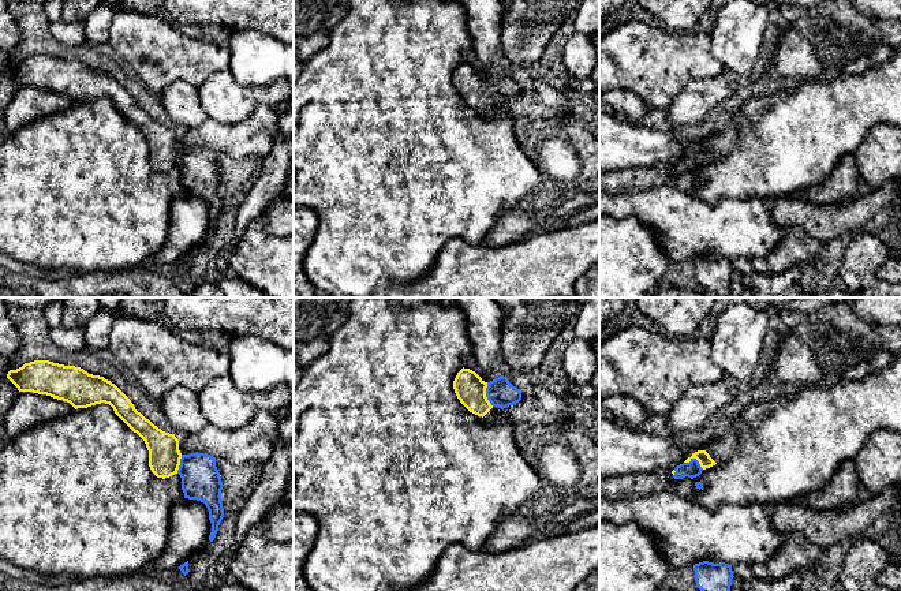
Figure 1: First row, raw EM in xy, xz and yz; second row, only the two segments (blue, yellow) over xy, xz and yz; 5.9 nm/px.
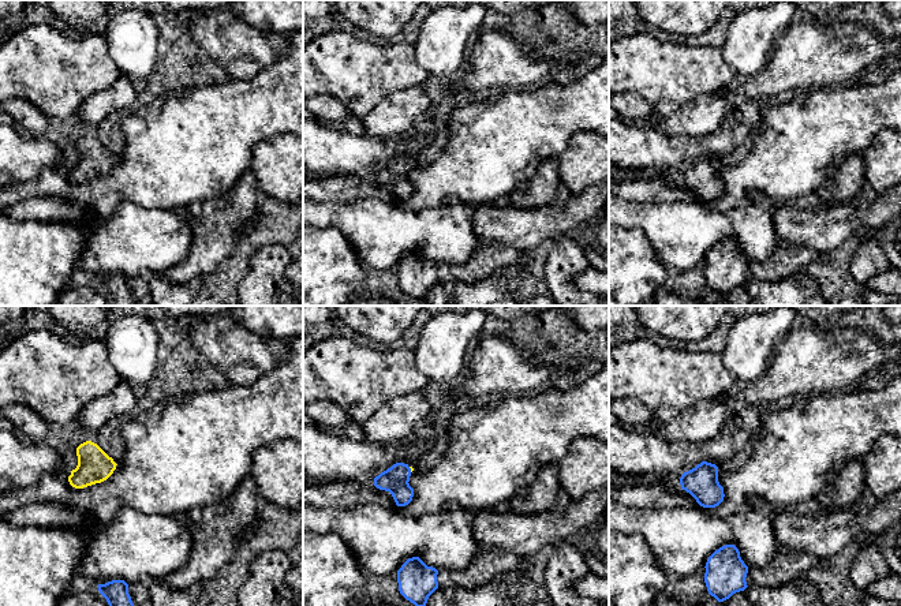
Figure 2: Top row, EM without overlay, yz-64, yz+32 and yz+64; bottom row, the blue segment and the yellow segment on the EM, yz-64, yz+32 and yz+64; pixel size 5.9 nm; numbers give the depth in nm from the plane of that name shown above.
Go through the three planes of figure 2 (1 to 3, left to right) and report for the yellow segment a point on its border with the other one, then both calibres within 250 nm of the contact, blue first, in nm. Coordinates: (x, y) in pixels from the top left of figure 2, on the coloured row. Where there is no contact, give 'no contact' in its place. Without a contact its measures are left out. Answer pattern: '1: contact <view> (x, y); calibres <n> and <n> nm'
1: no contact
2: contact yz+32 (410, 470); calibres 160 and 20 nm
3: no contact

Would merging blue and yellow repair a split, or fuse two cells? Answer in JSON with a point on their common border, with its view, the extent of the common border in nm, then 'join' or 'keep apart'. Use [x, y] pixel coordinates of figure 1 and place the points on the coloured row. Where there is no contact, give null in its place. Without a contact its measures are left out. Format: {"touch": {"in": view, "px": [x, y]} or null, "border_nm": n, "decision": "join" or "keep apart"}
{"touch": {"in": "xz", "px": [486, 395]}, "border_nm": 150, "decision": "join"}

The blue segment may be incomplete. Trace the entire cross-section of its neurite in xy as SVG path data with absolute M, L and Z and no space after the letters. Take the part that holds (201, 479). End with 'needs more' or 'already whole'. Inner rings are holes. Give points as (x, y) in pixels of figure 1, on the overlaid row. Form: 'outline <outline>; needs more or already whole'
outline M34 360L10 370L7 378L19 392L46 394L70 403L75 409L109 404L115 414L145 441L152 472L162 479L179 474L184 498L198 500L206 505L212 523L209 540L214 540L224 517L221 502L224 485L216 467L216 457L206 453L182 455L175 434L162 431L138 412L115 384L81 367Z; needs more

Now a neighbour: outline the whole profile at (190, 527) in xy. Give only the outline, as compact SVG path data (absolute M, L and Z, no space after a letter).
M179 500L171 508L167 547L152 564L160 571L177 569L194 556L209 554L210 532L206 505L198 500Z

